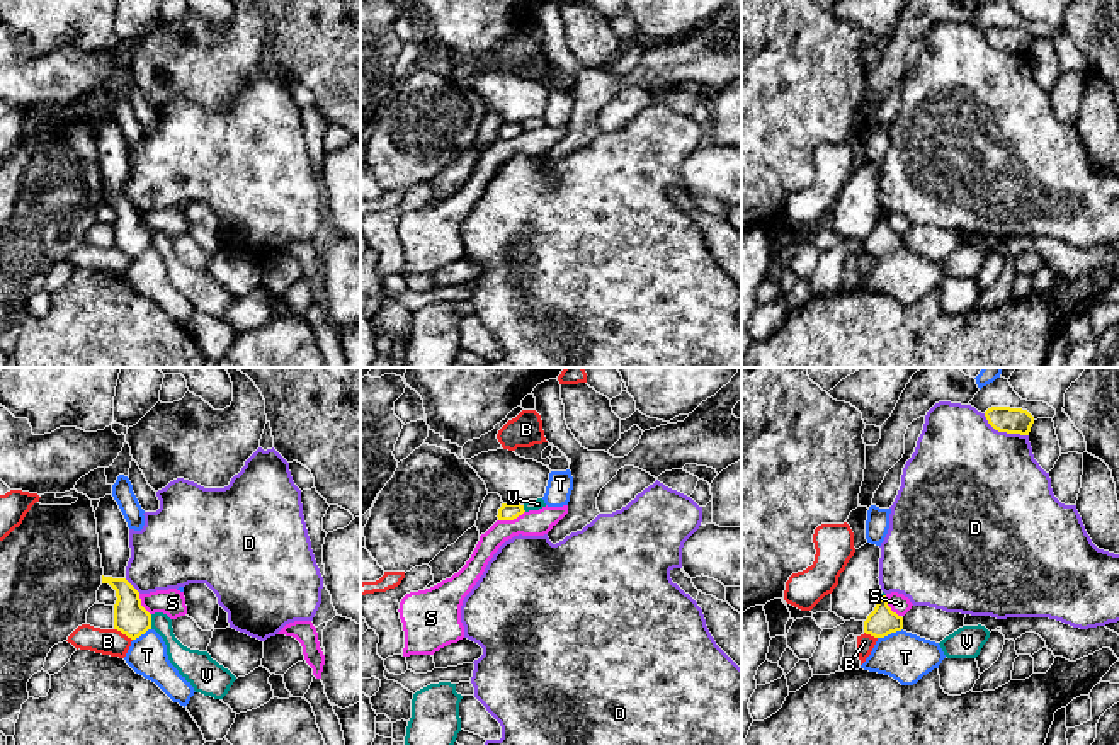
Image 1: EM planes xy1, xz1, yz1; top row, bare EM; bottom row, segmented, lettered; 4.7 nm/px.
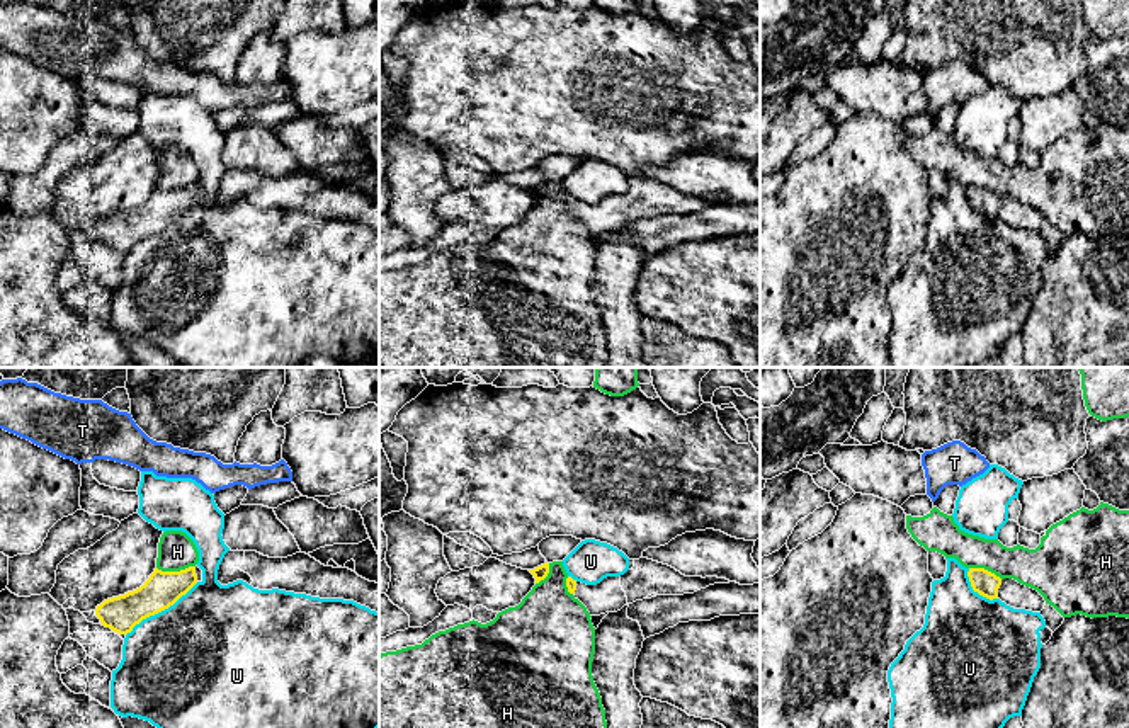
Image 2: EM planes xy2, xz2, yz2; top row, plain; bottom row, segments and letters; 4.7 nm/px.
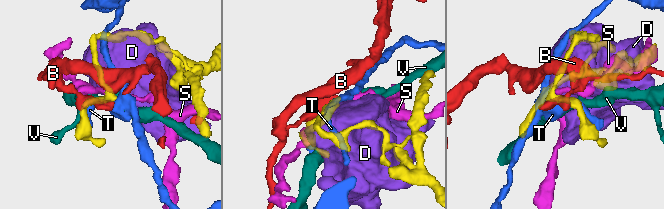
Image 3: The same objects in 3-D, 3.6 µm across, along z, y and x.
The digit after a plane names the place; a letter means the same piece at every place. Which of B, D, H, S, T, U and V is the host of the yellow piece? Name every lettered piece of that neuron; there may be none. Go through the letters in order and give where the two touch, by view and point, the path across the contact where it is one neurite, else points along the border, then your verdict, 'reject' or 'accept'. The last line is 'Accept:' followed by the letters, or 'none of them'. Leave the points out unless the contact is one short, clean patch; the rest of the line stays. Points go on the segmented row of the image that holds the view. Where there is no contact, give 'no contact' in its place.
B: meets yellow in xy1 at (123, 633); reject
D: meets yellow in yz1 at (1004, 431); reject
H: meets yellow in xy2 at (175, 572); border along xy2 (194, 565), (184, 570), (157, 568); reject
S: meets yellow in xz1 at (511, 519); border along xz1 (524, 511), (512, 519), (499, 521); reject
T: meets yellow in yz1 at (890, 633); reject
U: meets yellow in xy2 at (162, 609); reject
V: meets yellow in xy1 at (150, 621); reject
Accept: none of them

